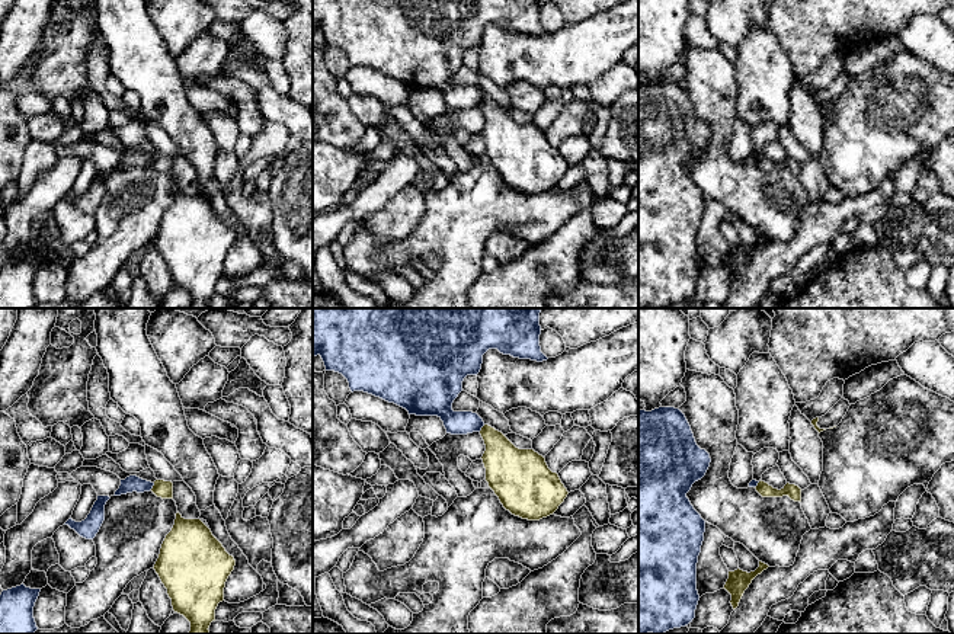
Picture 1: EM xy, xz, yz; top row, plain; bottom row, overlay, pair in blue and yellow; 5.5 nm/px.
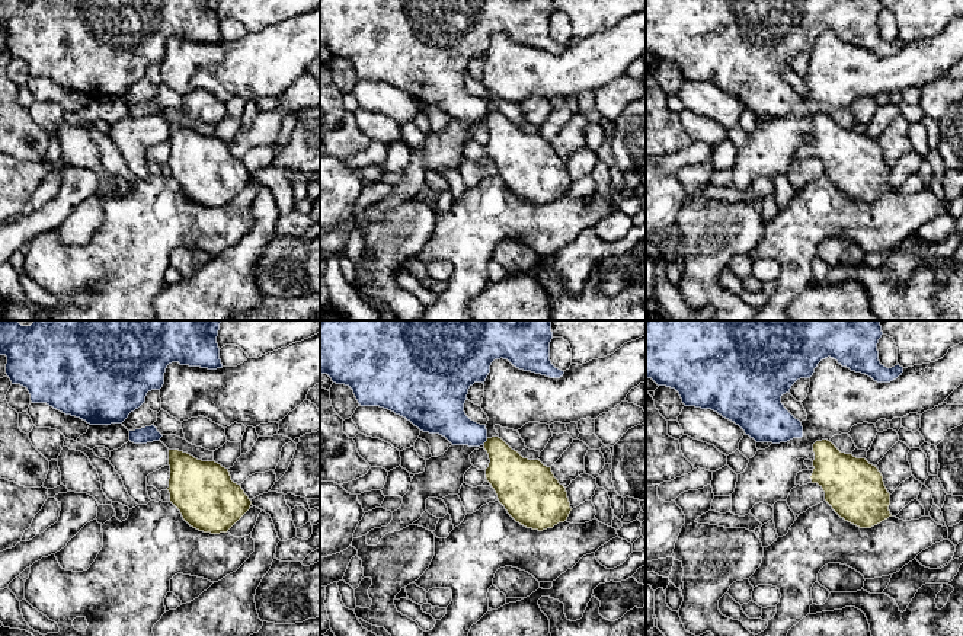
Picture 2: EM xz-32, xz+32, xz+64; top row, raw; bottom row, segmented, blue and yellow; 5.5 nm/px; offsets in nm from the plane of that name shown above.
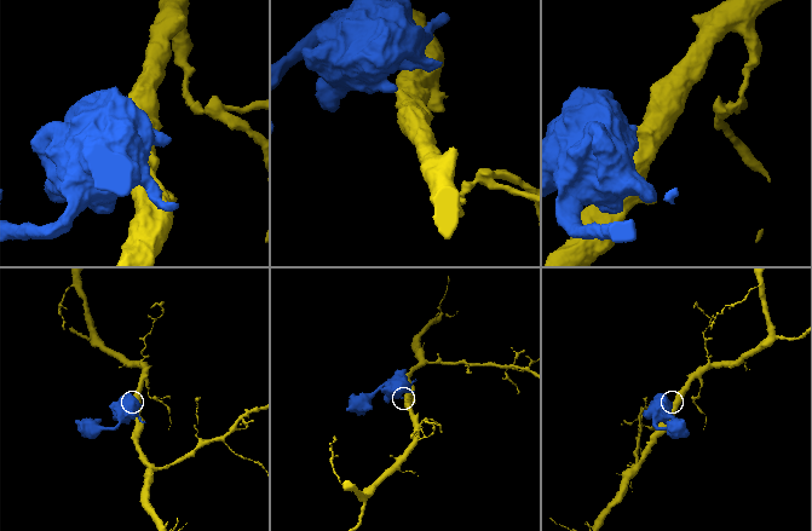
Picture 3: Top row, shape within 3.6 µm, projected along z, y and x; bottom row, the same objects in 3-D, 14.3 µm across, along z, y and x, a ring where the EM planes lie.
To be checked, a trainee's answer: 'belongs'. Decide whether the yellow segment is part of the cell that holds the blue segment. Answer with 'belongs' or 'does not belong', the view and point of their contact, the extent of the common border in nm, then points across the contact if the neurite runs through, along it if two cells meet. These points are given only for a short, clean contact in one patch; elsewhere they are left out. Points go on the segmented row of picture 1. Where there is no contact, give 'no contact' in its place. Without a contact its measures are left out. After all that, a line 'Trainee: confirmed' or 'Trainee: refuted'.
does not belong; contact xy (153, 484); length 50 nm; border xy (154, 483), (150, 489)
Trainee: refuted

